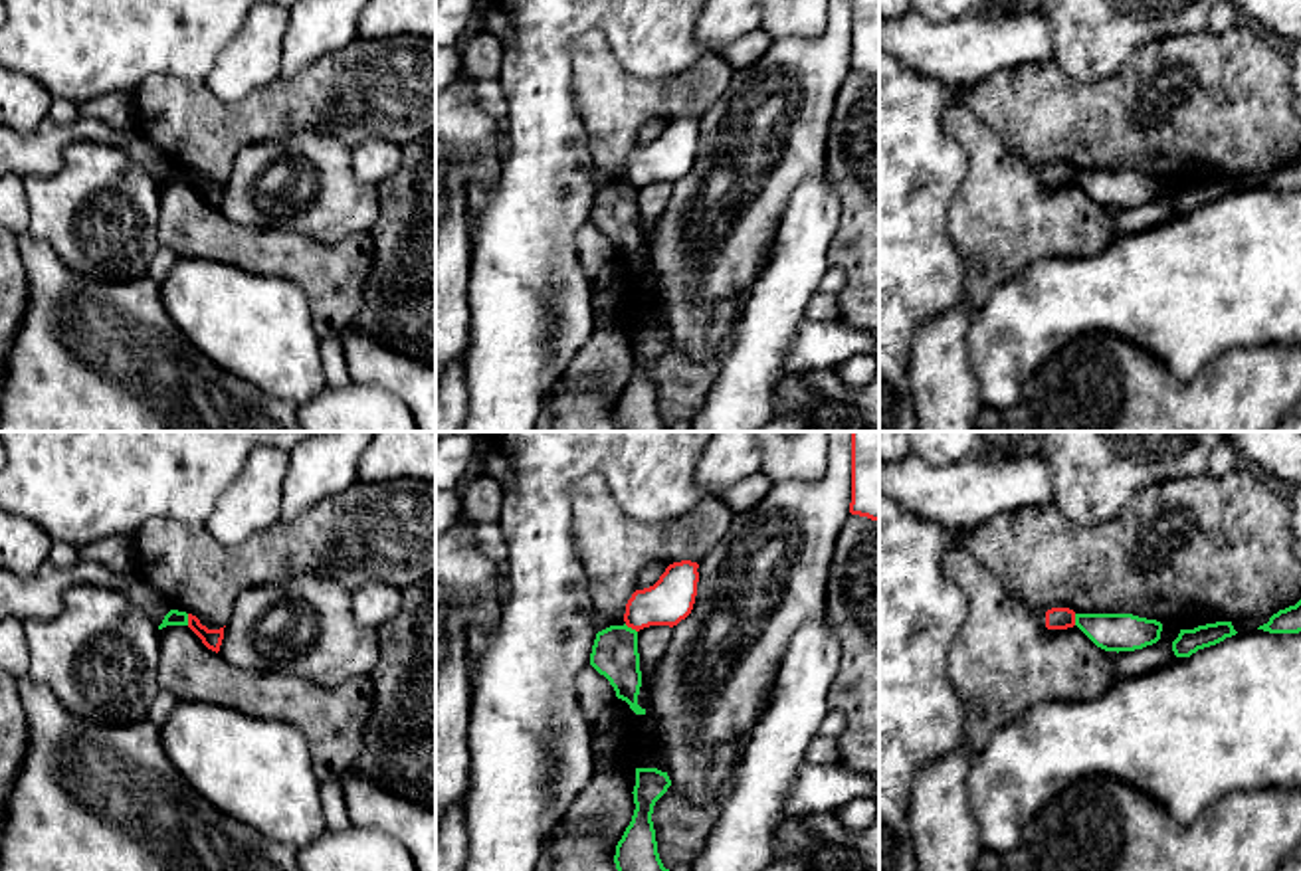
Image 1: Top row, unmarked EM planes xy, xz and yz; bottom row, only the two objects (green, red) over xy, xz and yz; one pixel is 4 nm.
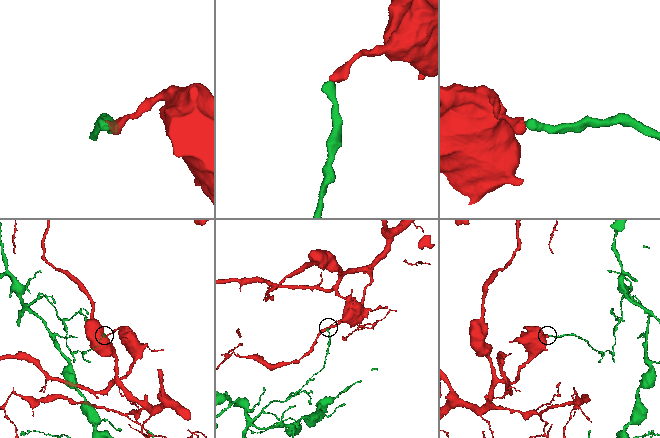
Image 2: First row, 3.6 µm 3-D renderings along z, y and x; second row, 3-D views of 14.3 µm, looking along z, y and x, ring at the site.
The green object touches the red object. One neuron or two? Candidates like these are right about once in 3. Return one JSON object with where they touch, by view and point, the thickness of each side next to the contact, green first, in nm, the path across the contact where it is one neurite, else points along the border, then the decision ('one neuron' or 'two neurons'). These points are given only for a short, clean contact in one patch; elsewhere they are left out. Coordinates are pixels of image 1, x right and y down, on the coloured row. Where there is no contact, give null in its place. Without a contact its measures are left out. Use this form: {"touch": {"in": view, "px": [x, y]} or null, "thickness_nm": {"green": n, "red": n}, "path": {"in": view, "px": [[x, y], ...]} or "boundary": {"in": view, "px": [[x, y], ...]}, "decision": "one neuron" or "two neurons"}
{"touch": {"in": "xz", "px": [630, 628]}, "thickness_nm": {"green": 190, "red": 190}, "boundary": {"in": "xz", "px": [[624, 624], [636, 632]]}, "decision": "two neurons"}

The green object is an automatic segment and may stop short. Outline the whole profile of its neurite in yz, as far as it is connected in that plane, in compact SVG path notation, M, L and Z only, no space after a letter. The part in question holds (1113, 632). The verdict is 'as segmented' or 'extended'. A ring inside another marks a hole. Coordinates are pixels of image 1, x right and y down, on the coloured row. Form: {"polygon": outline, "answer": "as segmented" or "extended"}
{"polygon": "M1075 614L1075 626L1105 651L1135 651L1160 639L1162 624L1133 614Z", "answer": "as segmented"}

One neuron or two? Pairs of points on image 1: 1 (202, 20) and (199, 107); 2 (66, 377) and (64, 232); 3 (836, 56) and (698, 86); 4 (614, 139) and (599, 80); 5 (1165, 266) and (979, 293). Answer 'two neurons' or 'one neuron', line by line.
1: two neurons
2: two neurons
3: two neurons
4: one neuron
5: two neurons

